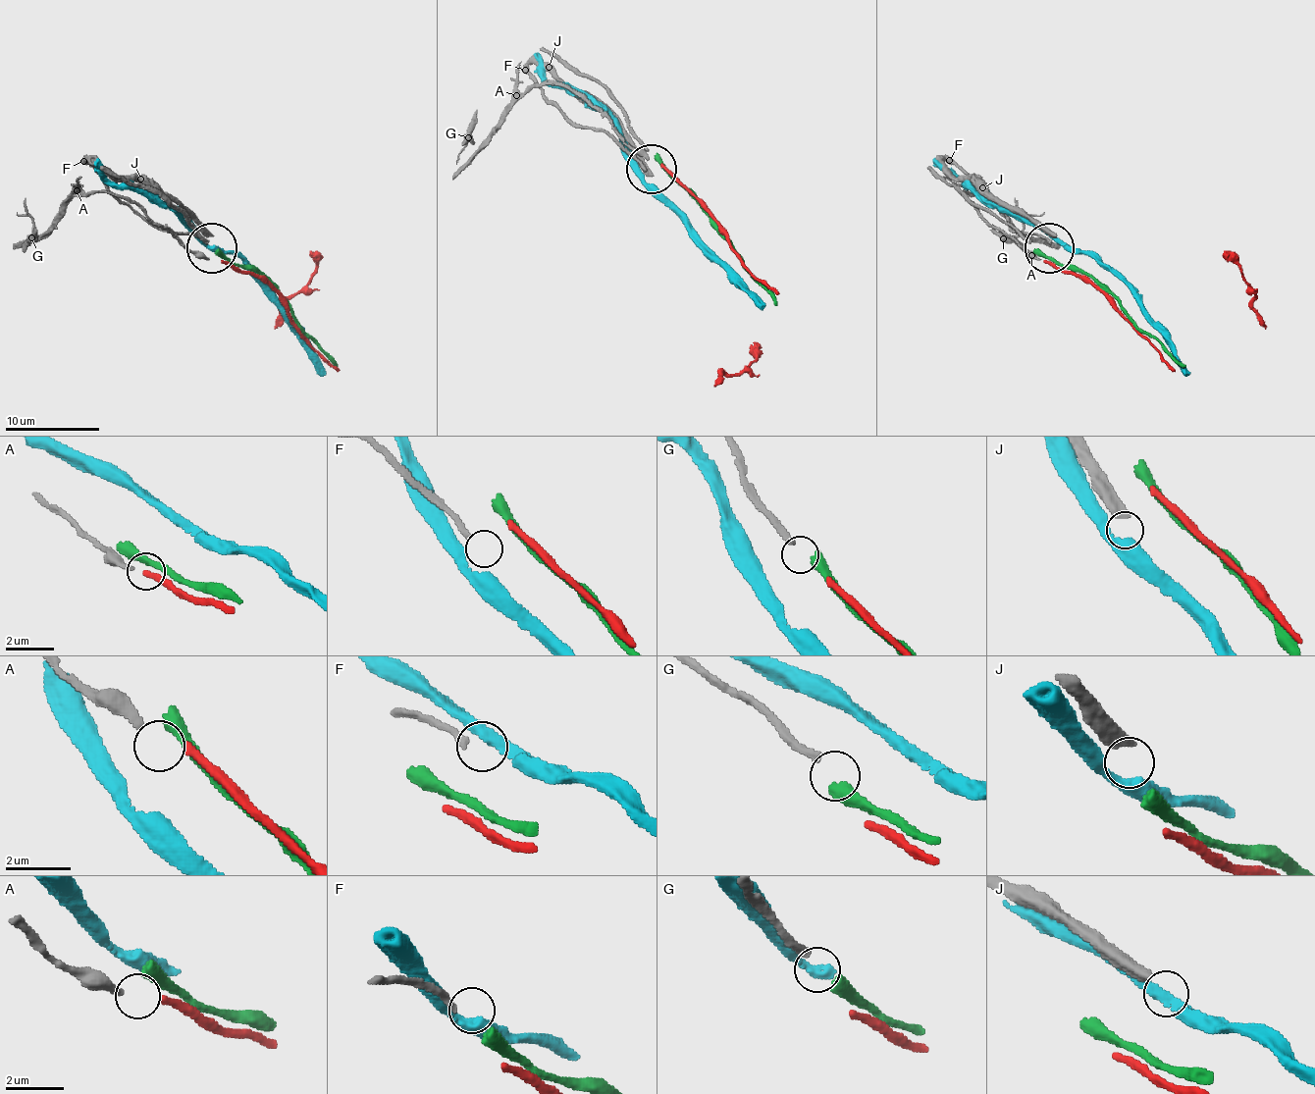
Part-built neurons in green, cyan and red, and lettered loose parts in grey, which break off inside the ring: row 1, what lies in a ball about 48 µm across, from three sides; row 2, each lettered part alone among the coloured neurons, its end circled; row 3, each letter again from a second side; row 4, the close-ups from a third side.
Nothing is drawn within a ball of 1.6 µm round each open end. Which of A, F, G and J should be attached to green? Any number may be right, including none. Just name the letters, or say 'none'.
G

